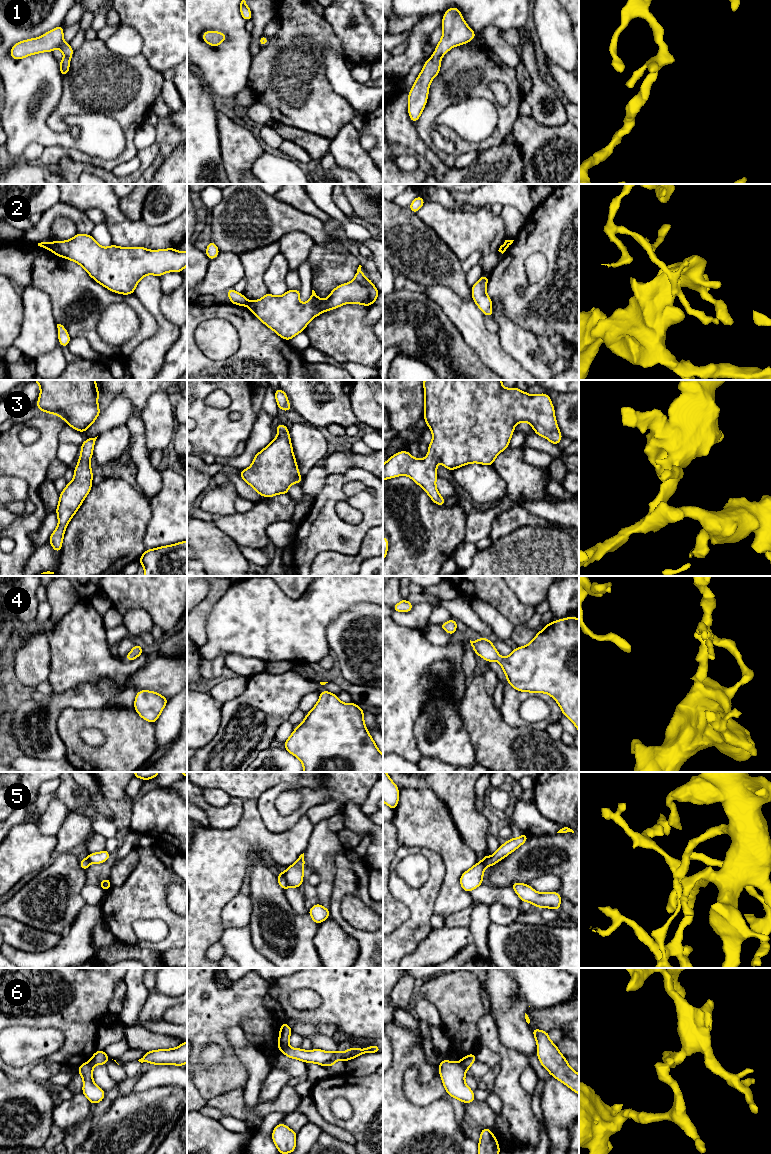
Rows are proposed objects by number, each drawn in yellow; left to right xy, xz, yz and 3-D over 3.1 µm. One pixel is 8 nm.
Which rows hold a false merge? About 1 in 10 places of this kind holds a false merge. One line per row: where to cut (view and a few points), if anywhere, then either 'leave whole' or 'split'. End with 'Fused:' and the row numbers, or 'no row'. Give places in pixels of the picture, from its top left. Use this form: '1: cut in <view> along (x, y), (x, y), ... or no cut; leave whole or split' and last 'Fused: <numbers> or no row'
1: no cut; leave whole
2: cut in xy along (50, 242), (52, 250); split
3: no cut; leave whole
4: no cut; leave whole
5: cut in xz along (283, 872), (288, 886); split
6: cut in yz along (460, 1060), (466, 1070); split
Fused: 2, 5, 6

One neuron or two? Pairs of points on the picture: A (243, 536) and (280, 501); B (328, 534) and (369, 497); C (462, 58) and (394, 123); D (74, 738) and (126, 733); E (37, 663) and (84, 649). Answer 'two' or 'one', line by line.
A: one
B: one
C: two
D: one
E: two

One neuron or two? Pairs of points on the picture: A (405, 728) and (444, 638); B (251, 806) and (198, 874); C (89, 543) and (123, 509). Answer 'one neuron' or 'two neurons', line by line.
A: two neurons
B: one neuron
C: one neuron

